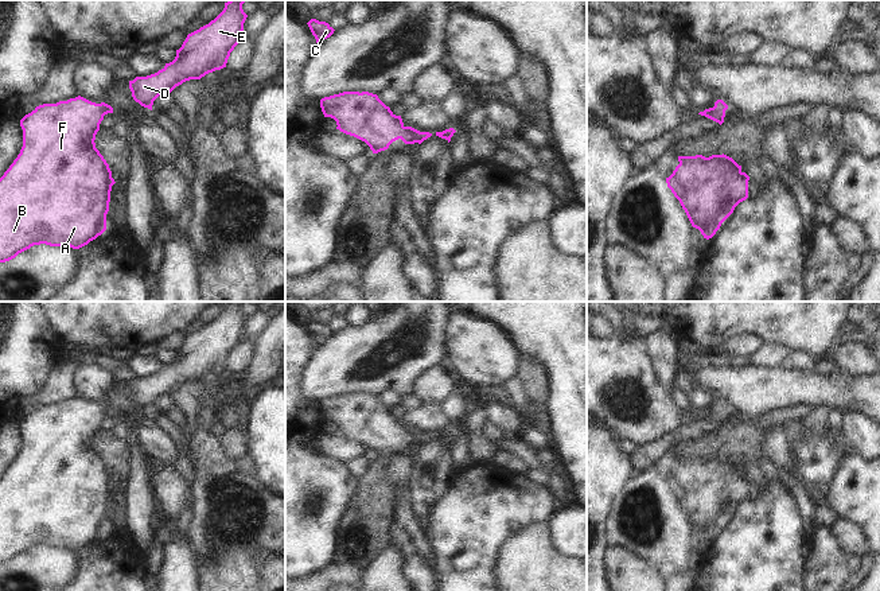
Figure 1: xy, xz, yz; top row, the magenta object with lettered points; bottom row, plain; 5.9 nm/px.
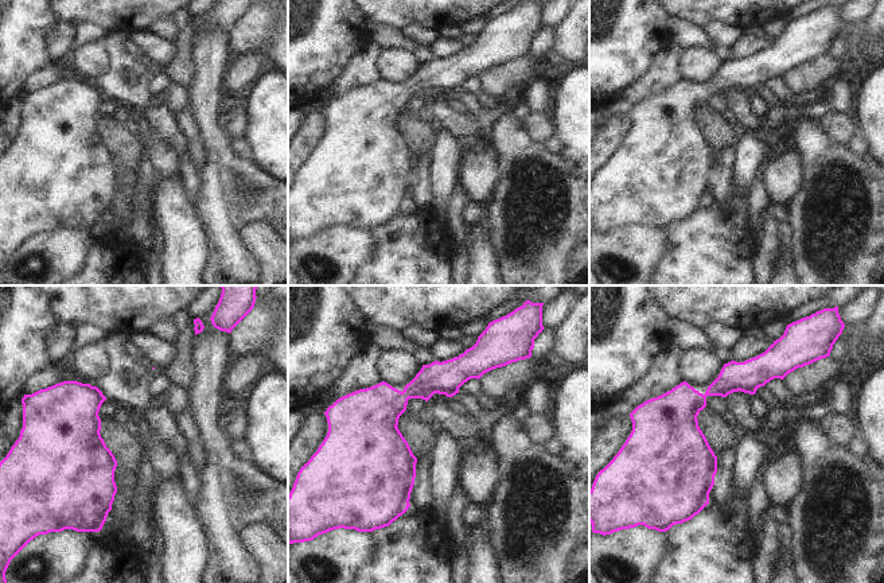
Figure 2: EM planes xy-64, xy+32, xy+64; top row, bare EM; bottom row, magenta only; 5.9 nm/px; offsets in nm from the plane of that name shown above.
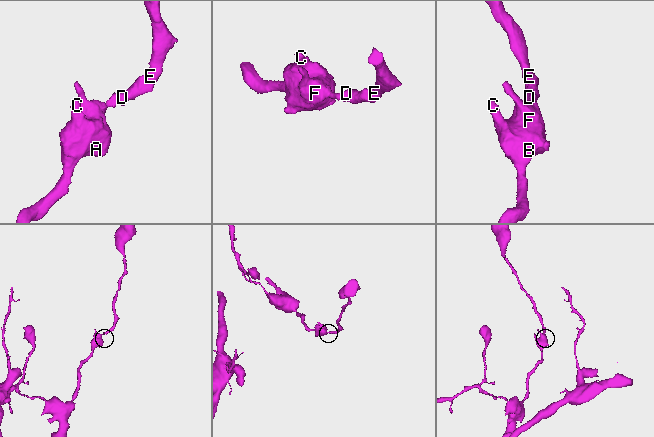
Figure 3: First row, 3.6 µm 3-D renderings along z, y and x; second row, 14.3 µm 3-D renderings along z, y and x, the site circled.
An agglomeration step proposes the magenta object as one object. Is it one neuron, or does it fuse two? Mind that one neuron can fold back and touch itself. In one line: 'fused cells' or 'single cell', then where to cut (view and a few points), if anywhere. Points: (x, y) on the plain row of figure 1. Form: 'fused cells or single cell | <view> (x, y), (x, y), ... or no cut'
single cell | no cut

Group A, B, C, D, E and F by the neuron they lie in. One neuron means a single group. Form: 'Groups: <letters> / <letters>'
Groups: A B C D E F.

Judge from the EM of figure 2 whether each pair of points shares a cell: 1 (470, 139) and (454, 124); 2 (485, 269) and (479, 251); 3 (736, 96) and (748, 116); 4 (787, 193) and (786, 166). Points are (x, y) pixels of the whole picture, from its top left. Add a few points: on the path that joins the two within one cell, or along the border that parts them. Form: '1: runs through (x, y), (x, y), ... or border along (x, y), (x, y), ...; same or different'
1: runs through (466, 135), (458, 127); same
2: runs through (485, 265), (483, 255); same
3: runs through (739, 101), (743, 111); same
4: runs through (786, 186), (786, 173); same

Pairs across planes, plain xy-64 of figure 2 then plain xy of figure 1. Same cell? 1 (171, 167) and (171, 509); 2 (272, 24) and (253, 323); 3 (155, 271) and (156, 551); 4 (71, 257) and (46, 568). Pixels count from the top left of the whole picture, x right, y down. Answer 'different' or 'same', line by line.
1: same
2: different
3: same
4: same

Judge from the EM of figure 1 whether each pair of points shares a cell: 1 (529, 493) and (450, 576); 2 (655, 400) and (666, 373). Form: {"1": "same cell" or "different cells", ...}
{"1": "same cell", "2": "different cells"}

